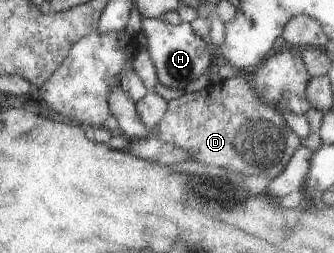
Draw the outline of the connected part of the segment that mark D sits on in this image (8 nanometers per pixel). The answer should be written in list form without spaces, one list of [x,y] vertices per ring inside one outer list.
[[[240,73],[231,79],[223,79],[215,84],[209,82],[200,90],[183,92],[181,96],[168,100],[165,114],[159,119],[156,127],[156,138],[159,141],[181,148],[193,162],[225,168],[237,174],[267,174],[271,179],[285,168],[289,158],[300,147],[300,138],[286,125],[282,114],[257,100],[247,79]]]

